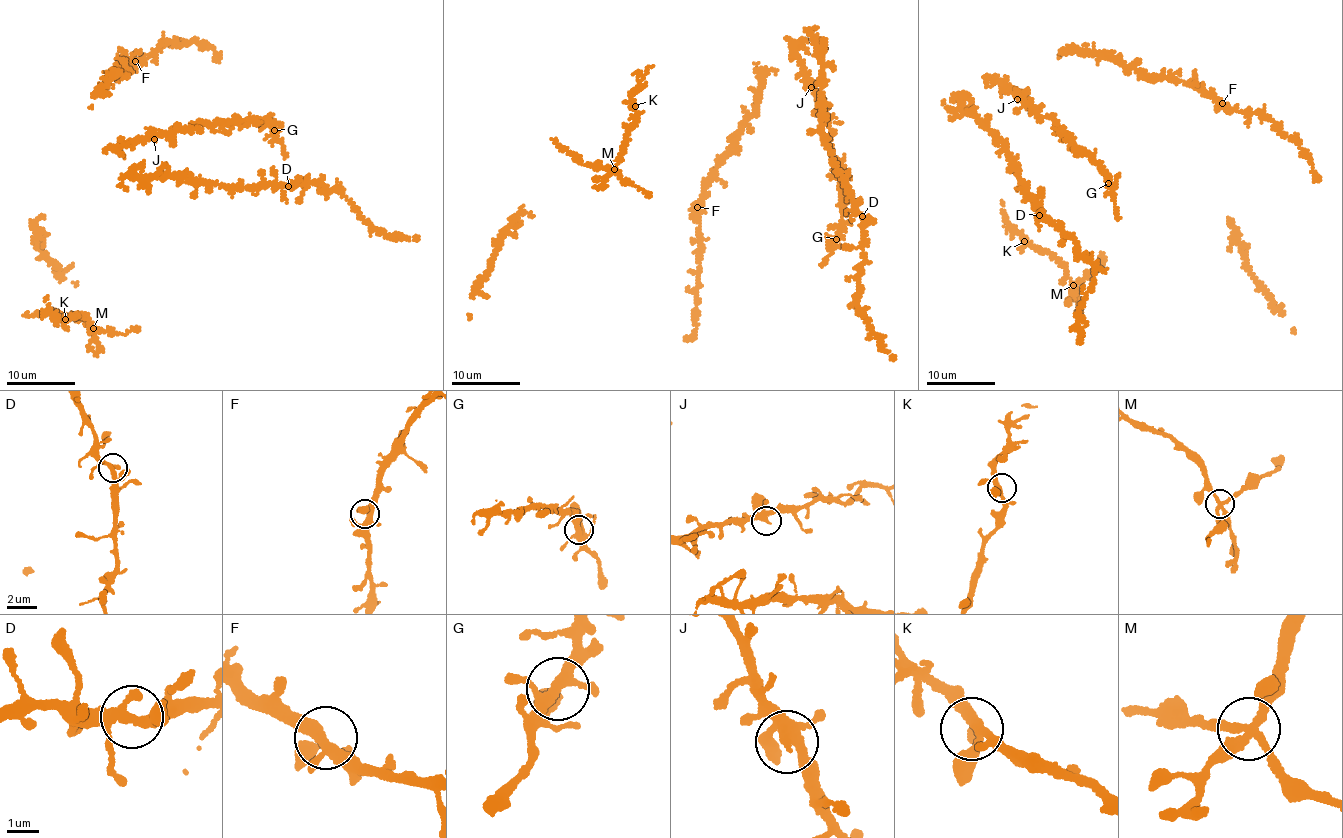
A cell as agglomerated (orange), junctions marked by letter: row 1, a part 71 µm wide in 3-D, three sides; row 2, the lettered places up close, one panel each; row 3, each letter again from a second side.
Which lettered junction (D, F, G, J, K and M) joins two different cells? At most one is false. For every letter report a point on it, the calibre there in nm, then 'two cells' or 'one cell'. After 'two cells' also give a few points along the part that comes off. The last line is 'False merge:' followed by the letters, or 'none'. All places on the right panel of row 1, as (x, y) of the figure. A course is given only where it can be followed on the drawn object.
D: at (1039, 215); 280 nm thick; one cell
F: at (1222, 103); 360 nm thick; one cell
G: at (1108, 183); 320 nm thick; one cell
J: at (1017, 99); 320 nm thick; one cell
K: at (1024, 241); 280 nm thick; one cell
M: at (1073, 285); 280 nm thick; two cells; foreign part runs (1073, 284), (1101, 267), (1102, 254)
False merge: M

